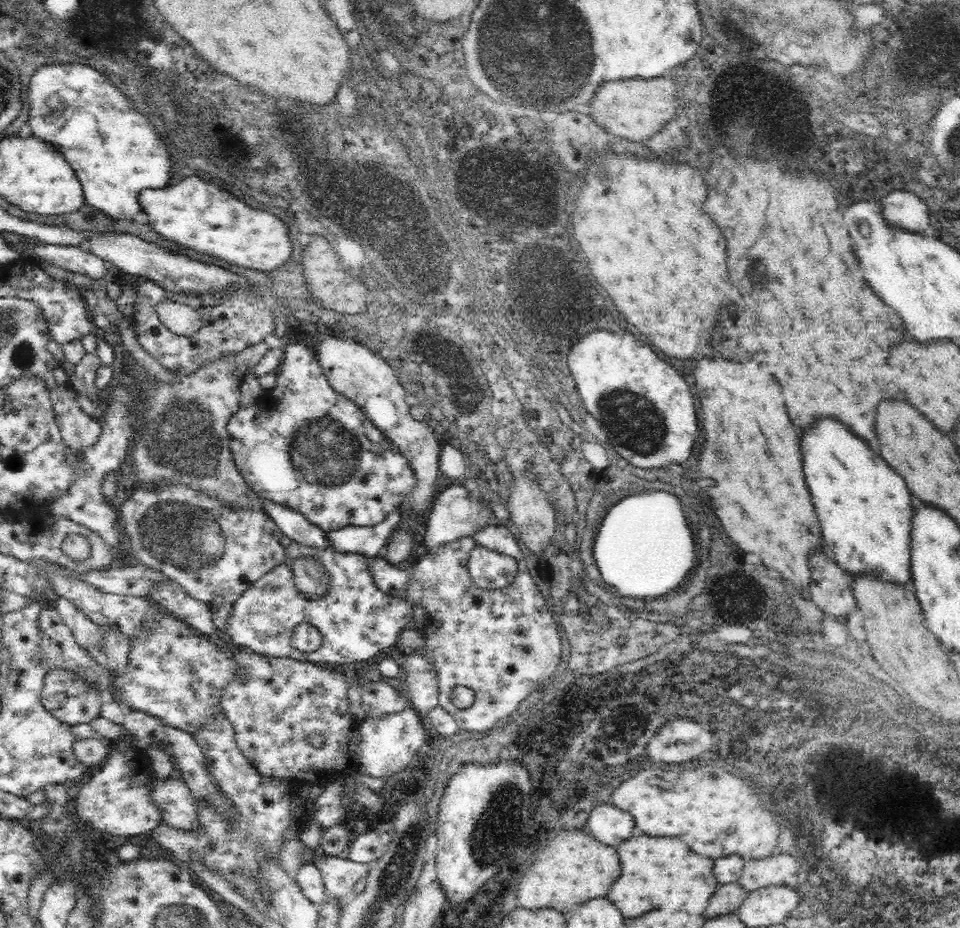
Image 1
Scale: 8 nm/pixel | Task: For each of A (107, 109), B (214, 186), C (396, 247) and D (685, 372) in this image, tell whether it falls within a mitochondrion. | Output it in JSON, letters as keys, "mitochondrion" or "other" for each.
{"A":"mitochondrion","B":"other","C":"mitochondrion","D":"other"}

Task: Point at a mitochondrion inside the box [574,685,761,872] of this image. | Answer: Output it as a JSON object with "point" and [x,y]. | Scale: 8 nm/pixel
{"point":[723,835]}

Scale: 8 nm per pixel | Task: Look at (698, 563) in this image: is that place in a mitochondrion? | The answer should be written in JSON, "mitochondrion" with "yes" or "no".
{"mitochondrion":"no"}

